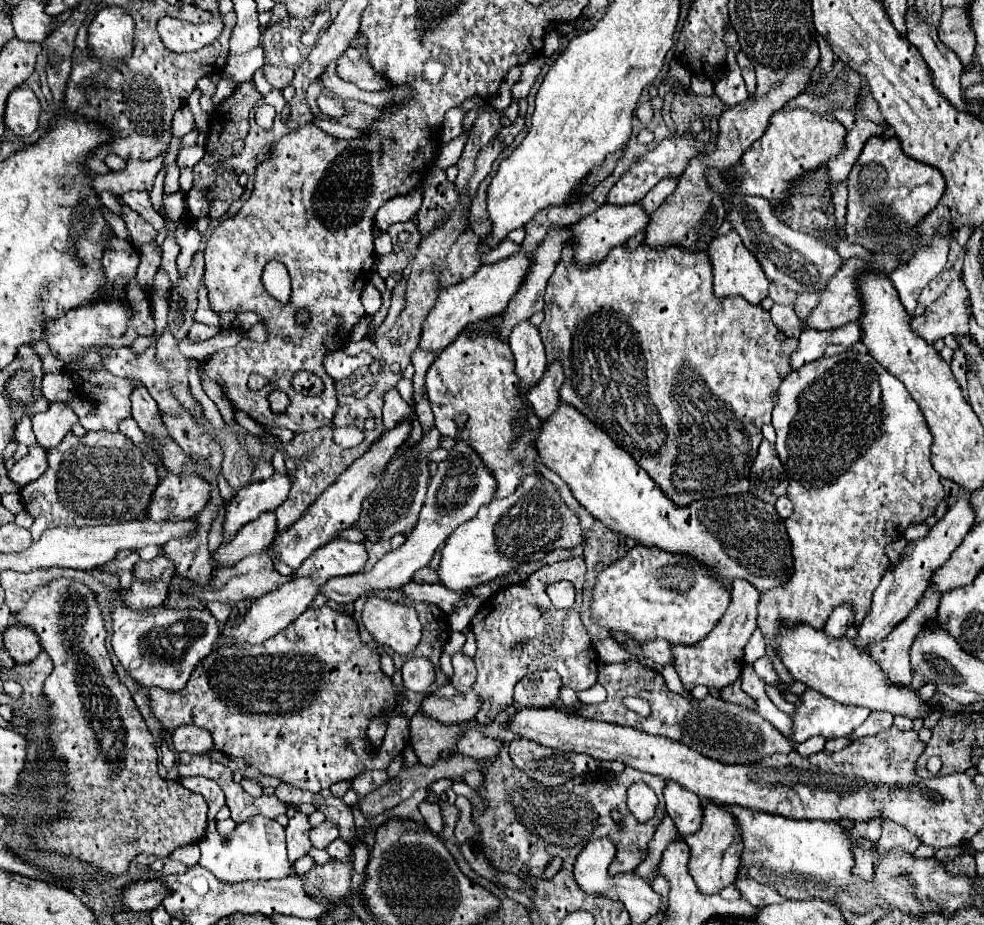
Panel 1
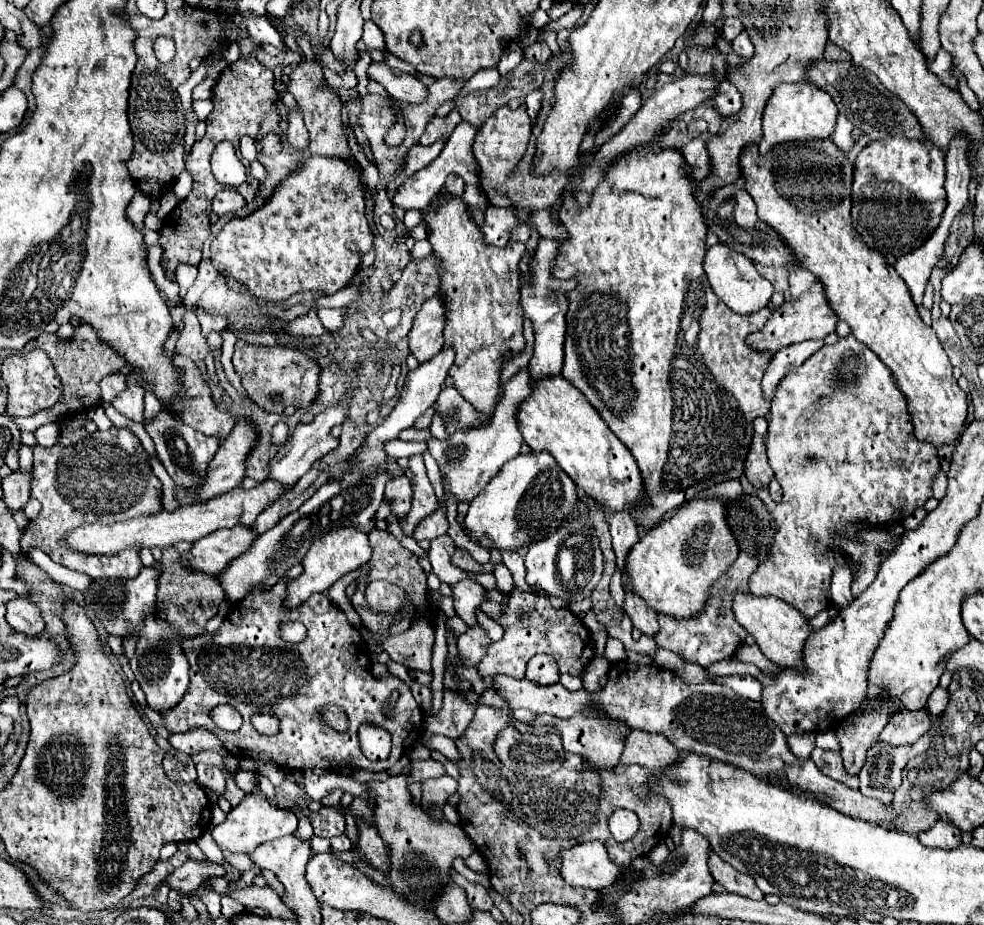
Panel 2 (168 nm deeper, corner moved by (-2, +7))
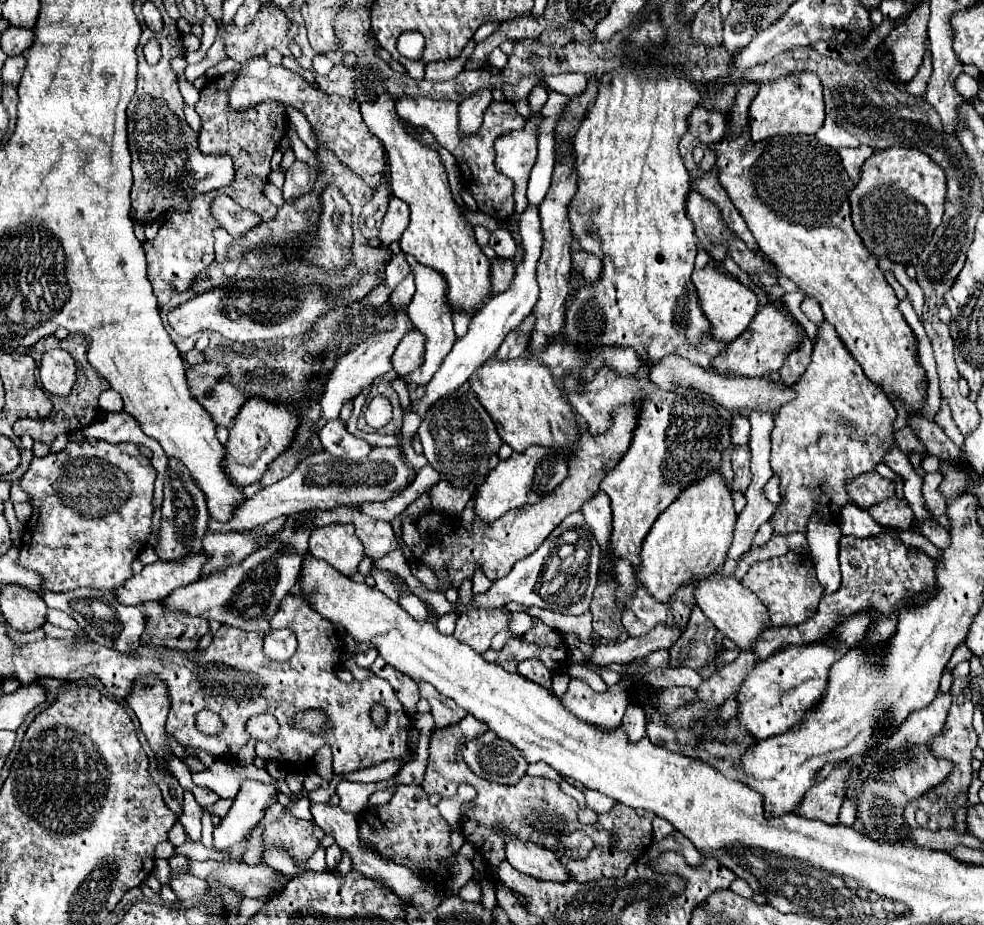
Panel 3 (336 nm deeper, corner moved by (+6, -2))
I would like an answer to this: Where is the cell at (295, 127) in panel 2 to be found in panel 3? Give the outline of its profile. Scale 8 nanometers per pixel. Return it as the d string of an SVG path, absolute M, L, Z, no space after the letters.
M296 160L288 170L286 170L286 184L282 188L284 200L294 202L296 198L308 194L314 188L316 182L316 170L310 168L308 164Z

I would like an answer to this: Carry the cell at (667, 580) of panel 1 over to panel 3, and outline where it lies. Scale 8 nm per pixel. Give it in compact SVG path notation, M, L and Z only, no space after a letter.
M710 472L700 482L684 488L672 506L668 506L654 522L642 544L642 564L638 570L640 584L644 584L644 588L660 602L668 602L668 594L672 594L676 586L692 582L694 576L716 572L726 560L734 524L736 512L726 478L722 472Z

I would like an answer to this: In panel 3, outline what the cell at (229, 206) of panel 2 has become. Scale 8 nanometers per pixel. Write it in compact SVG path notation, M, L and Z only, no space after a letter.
M218 196L212 204L212 214L214 218L222 224L222 228L228 230L228 234L232 238L242 238L248 230L256 228L262 218L250 210L240 208L236 202L232 202L232 198L228 196Z

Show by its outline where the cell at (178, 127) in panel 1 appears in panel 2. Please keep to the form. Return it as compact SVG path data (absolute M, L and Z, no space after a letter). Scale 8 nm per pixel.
M204 79L198 87L194 87L194 91L192 91L192 99L194 101L198 101L198 99L210 99L212 97L212 87L214 87L214 79Z

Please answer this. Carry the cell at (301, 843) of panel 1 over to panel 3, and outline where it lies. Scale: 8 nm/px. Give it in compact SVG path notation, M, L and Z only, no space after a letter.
M185 842L175 847L177 855L184 855L190 860L206 861L216 860L218 862L228 861L227 854L218 850L209 850L201 842Z

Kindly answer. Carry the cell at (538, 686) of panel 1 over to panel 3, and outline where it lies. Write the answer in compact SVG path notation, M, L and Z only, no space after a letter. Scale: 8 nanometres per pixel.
M530 658L530 660L520 662L518 672L524 678L528 678L528 680L540 684L540 686L550 686L552 684L552 672L540 660L536 660L536 658Z

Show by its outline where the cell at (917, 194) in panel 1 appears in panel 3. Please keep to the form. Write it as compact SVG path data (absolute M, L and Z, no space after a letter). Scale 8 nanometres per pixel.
M886 148L876 154L872 154L860 172L860 182L850 194L852 204L852 222L862 238L864 246L874 256L886 256L894 262L912 262L922 254L924 246L932 240L934 230L942 222L944 214L944 202L946 202L946 176L944 170L930 160L928 154L916 150L916 148Z

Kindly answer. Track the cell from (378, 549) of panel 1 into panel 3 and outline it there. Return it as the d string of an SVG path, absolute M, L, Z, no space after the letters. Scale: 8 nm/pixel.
M372 570L372 576L374 576L374 580L376 580L376 588L378 588L380 592L384 592L384 594L386 594L388 598L392 598L392 600L398 600L400 588L392 584L392 580L390 580L390 572L388 572L388 570L386 570L386 572Z

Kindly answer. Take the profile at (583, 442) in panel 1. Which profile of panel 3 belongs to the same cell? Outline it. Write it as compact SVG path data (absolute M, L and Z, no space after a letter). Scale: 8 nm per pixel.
M492 354L484 366L470 376L468 384L494 420L500 438L516 452L524 452L532 444L574 450L580 436L576 414L572 412L566 394L554 384L550 370L536 358L528 358L526 354L520 358L500 360Z

